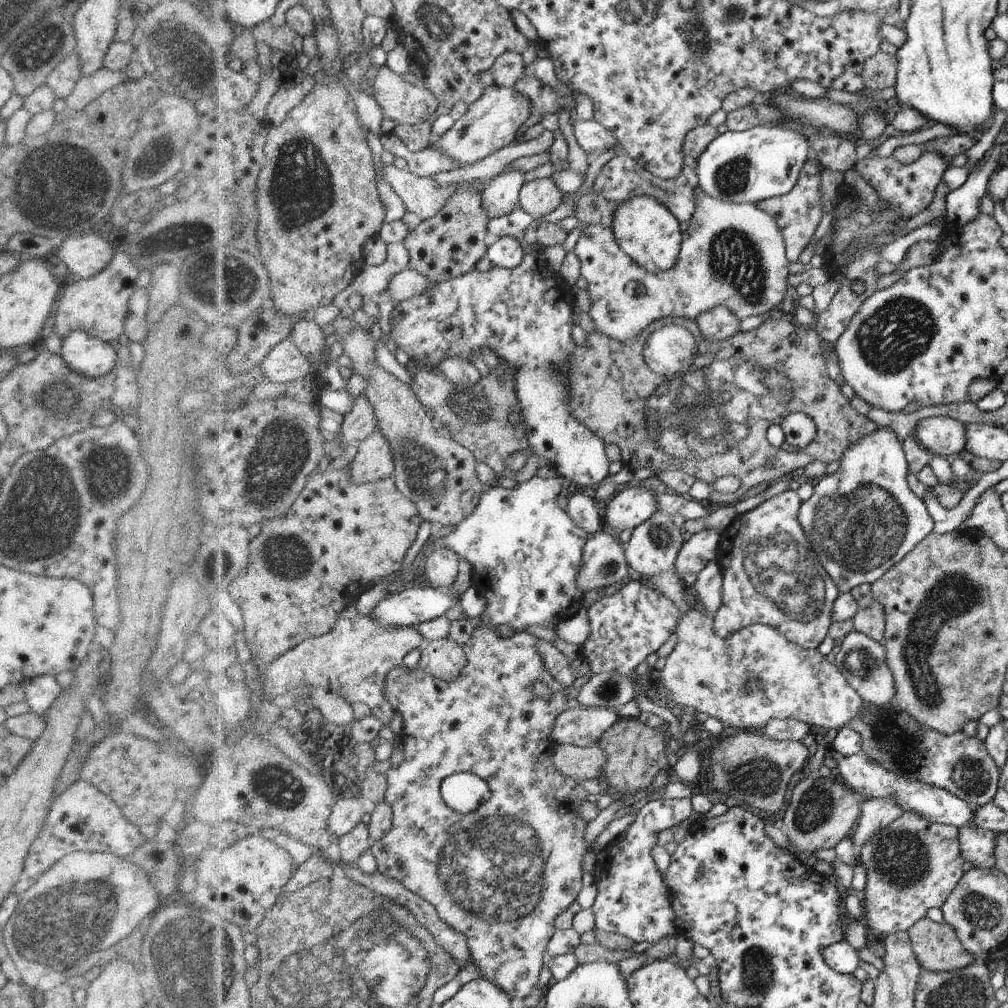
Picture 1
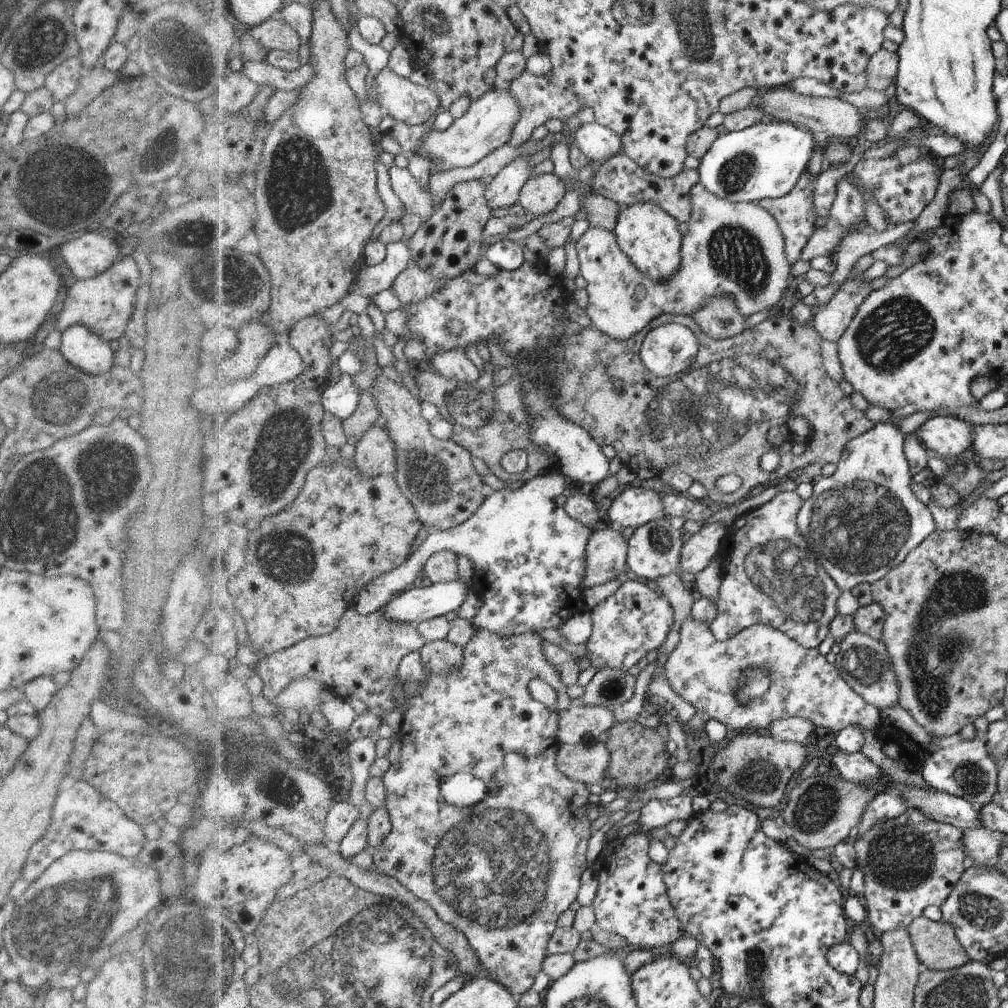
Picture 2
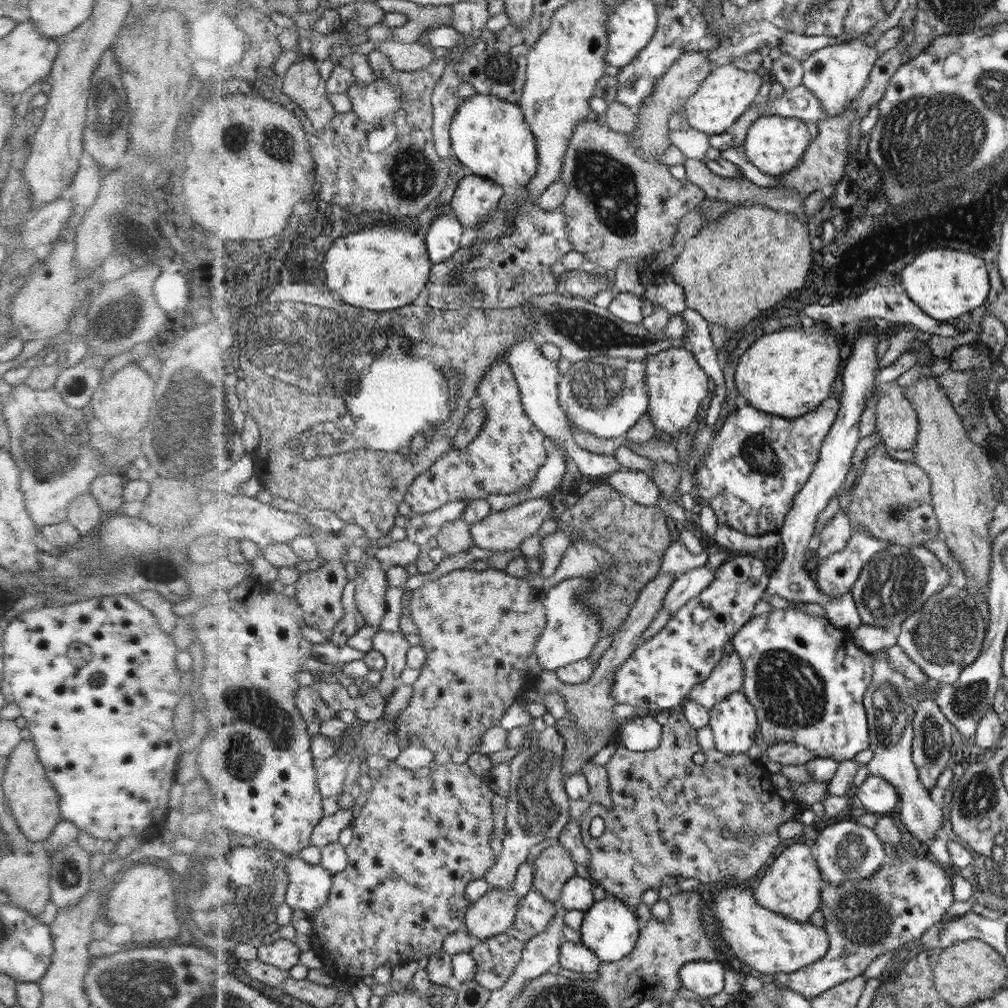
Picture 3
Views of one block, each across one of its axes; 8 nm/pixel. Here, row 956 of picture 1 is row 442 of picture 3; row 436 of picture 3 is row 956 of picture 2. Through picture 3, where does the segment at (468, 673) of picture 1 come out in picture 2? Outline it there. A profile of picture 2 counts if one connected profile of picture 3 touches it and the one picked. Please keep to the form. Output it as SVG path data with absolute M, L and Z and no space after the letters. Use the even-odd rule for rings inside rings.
M476 629L476 631L475 631L475 633L474 633L474 636L472 636L472 638L471 638L471 639L470 639L470 640L469 640L469 641L468 641L468 642L467 642L467 643L466 643L466 644L465 644L465 646L464 646L464 647L463 647L463 665L462 665L462 670L461 670L461 671L459 671L459 672L458 672L458 673L450 673L450 674L449 674L449 675L439 675L439 674L436 674L436 673L434 673L434 674L432 674L432 675L430 675L430 676L429 676L429 677L428 677L428 680L426 680L426 682L425 682L425 683L424 683L424 684L423 684L423 689L422 689L422 692L421 692L421 693L420 693L420 694L417 694L417 695L416 695L416 696L411 696L411 697L407 697L407 694L406 694L406 693L405 693L405 692L404 692L404 691L403 691L403 690L402 690L402 688L401 688L401 687L400 687L400 688L399 688L399 689L397 689L397 690L396 690L396 698L397 698L397 704L398 704L398 709L399 709L399 711L401 711L401 712L402 712L402 713L403 713L403 714L404 714L404 719L403 719L403 722L402 722L402 727L401 727L401 729L400 729L400 736L401 736L401 739L402 739L402 744L403 744L403 746L402 746L402 748L401 748L401 757L400 757L400 758L399 758L399 760L398 760L398 762L395 762L395 763L394 763L394 765L391 765L391 767L390 767L390 769L389 769L389 770L388 770L388 772L387 772L387 773L386 773L386 775L385 775L385 776L384 776L384 778L385 778L385 782L386 782L386 784L387 784L387 790L388 790L388 798L387 798L387 806L388 806L388 808L389 808L389 809L390 809L390 812L391 812L391 815L392 815L392 820L393 820L393 825L394 825L394 830L393 830L393 832L392 832L392 834L391 834L391 835L390 835L390 836L389 836L389 837L388 837L388 838L387 838L387 839L386 839L386 840L384 840L384 842L382 842L382 844L378 844L378 846L373 846L373 847L372 847L372 850L373 850L373 854L372 854L372 855L373 855L373 856L374 856L374 865L375 865L375 866L376 866L376 869L378 869L378 871L379 871L379 872L383 872L383 873L386 873L386 874L389 874L389 875L390 875L390 876L393 876L393 877L396 877L396 878L398 878L398 880L400 880L400 882L401 882L401 883L402 883L402 884L404 884L404 886L407 886L407 887L408 887L408 888L409 888L409 889L410 889L410 890L411 890L411 891L414 891L414 894L417 894L417 895L418 895L418 896L419 896L419 897L420 897L420 898L423 898L423 899L424 899L424 900L427 900L427 901L428 901L428 902L429 902L429 903L432 903L432 908L434 908L434 910L436 910L436 912L438 912L438 916L440 916L440 918L442 918L442 920L444 920L444 922L446 922L446 923L449 923L449 924L452 924L452 926L456 926L456 928L459 928L459 929L460 929L460 930L461 930L461 931L462 931L462 934L465 934L465 937L466 937L466 938L467 938L467 942L468 942L468 944L469 944L469 946L470 946L470 947L472 947L472 948L473 948L473 951L474 951L474 952L475 952L475 953L476 953L476 956L477 956L477 957L478 957L478 960L479 960L479 962L480 962L480 963L481 963L481 968L482 968L482 970L485 970L485 969L486 969L486 970L488 970L488 974L489 974L489 978L490 978L490 979L492 979L492 980L494 980L494 981L496 981L496 982L497 982L497 983L502 983L502 986L505 986L505 987L506 987L506 988L508 988L508 990L510 990L510 992L511 992L511 993L512 993L512 994L524 994L524 992L528 992L528 990L530 990L530 988L533 988L533 984L534 984L534 981L536 981L536 978L537 978L537 974L538 974L538 973L540 973L540 972L541 972L541 966L542 966L542 965L543 965L543 964L542 964L542 960L544 960L544 952L547 952L547 950L546 950L546 942L549 942L549 940L550 940L550 937L552 937L552 936L553 936L553 934L554 934L554 933L555 933L555 932L556 932L556 930L557 930L557 927L558 927L558 926L557 926L557 920L558 920L558 917L559 917L559 916L560 916L560 915L561 915L561 914L562 914L562 913L563 913L563 912L564 912L564 911L567 911L567 910L568 910L568 909L569 909L569 908L568 908L568 907L569 907L569 906L570 906L570 904L572 904L572 902L574 902L574 900L576 900L576 899L577 899L577 894L578 894L578 891L579 891L579 890L580 890L580 887L581 887L581 876L582 876L582 873L583 873L583 872L584 872L584 871L585 871L585 870L586 870L586 869L587 869L587 868L588 868L588 867L587 867L587 865L586 865L586 864L587 864L587 862L586 862L586 847L587 847L587 844L588 844L588 840L589 840L589 838L590 838L590 837L591 837L591 836L592 836L592 835L591 835L591 833L590 833L590 826L591 826L591 822L592 822L592 821L591 821L591 820L590 820L590 819L589 819L589 818L588 818L588 814L589 814L589 810L588 810L588 808L589 808L589 806L590 806L590 803L589 803L589 802L588 802L588 796L590 796L590 793L591 793L591 792L590 792L590 790L588 790L588 788L587 788L587 786L586 786L586 785L585 785L585 784L584 784L584 783L581 783L581 782L578 782L578 781L575 781L575 780L572 780L572 779L571 779L571 778L568 778L568 776L566 776L566 775L565 775L565 774L562 774L562 773L561 773L561 772L560 772L560 771L559 771L559 770L558 770L558 768L556 768L556 765L555 765L555 760L556 760L556 755L557 755L557 752L558 752L558 749L559 749L559 746L560 746L560 742L559 742L559 740L558 740L558 739L557 739L557 738L556 738L556 729L557 729L557 726L558 726L558 717L559 717L559 716L558 716L558 711L559 711L559 710L566 710L566 709L567 709L567 708L568 708L568 707L570 707L570 706L571 706L571 705L570 705L570 701L571 701L571 699L570 699L570 698L569 698L569 697L568 697L568 693L566 693L566 690L567 690L567 686L566 686L566 685L565 685L565 684L564 684L564 683L563 683L563 682L562 682L562 681L561 681L561 679L560 679L560 672L558 672L558 670L557 670L557 668L556 668L556 667L554 667L554 666L553 666L553 664L550 664L550 662L548 662L548 658L546 658L546 654L544 654L544 650L543 650L543 648L544 648L544 642L545 642L545 641L544 641L544 640L543 640L543 639L542 639L542 638L541 638L541 637L540 637L540 636L538 636L538 635L537 635L537 634L536 634L536 633L522 633L522 634L519 634L519 635L518 635L518 636L512 636L512 637L502 637L502 636L501 636L501 635L500 635L500 634L498 634L498 635L497 635L497 634L494 634L494 633L492 633L492 632L490 632L490 631L489 631L489 630L486 630L486 629ZM536 676L540 676L540 678L542 678L542 680L544 680L544 682L548 682L548 684L550 684L550 686L552 686L552 688L554 688L554 690L556 690L556 692L557 692L557 695L558 695L558 702L556 702L556 708L558 708L558 711L557 711L557 710L552 710L552 709L549 709L549 708L548 708L548 707L547 707L547 706L544 706L544 704L540 704L540 702L536 702L536 700L534 700L534 699L533 699L533 698L532 698L532 697L531 697L531 696L530 696L530 692L528 692L528 682L530 682L530 680L532 680L532 678L536 678ZM458 773L470 773L470 774L472 774L472 775L474 775L474 776L475 776L475 777L479 777L479 778L480 778L480 779L482 779L482 780L483 780L483 781L484 781L484 784L485 784L485 785L486 785L486 786L487 786L487 800L484 800L484 801L482 801L482 802L481 802L481 803L478 803L478 804L477 804L477 805L474 805L474 806L473 806L473 807L467 807L467 808L466 808L466 809L461 809L461 808L458 808L458 807L455 807L455 806L454 806L454 805L451 805L451 804L450 804L450 803L449 803L449 802L448 802L448 801L447 801L447 800L446 800L446 798L444 798L444 793L443 793L443 792L442 792L442 785L443 785L443 784L444 784L444 781L447 781L447 780L448 780L448 779L449 779L449 778L450 778L450 777L453 777L453 776L454 776L454 775L457 775L457 774L458 774Z

